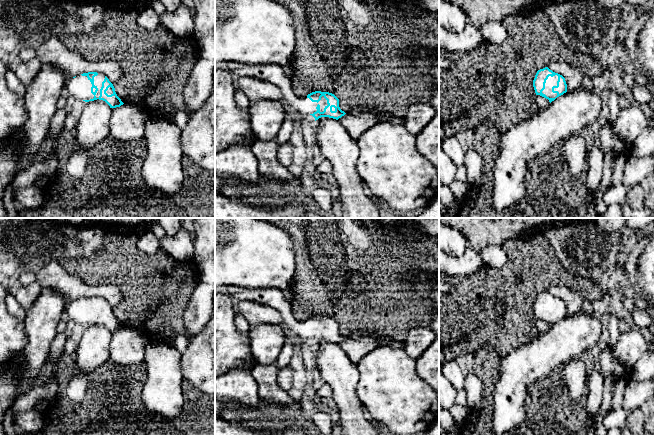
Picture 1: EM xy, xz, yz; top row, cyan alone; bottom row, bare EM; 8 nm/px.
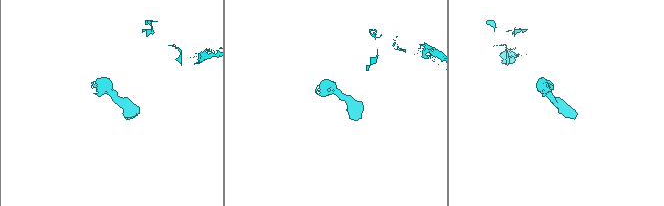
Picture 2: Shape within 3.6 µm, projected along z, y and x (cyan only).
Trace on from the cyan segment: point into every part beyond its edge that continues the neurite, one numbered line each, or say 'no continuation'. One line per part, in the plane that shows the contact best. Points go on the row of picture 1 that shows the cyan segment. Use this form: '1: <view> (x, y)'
1: xy (98, 79)

